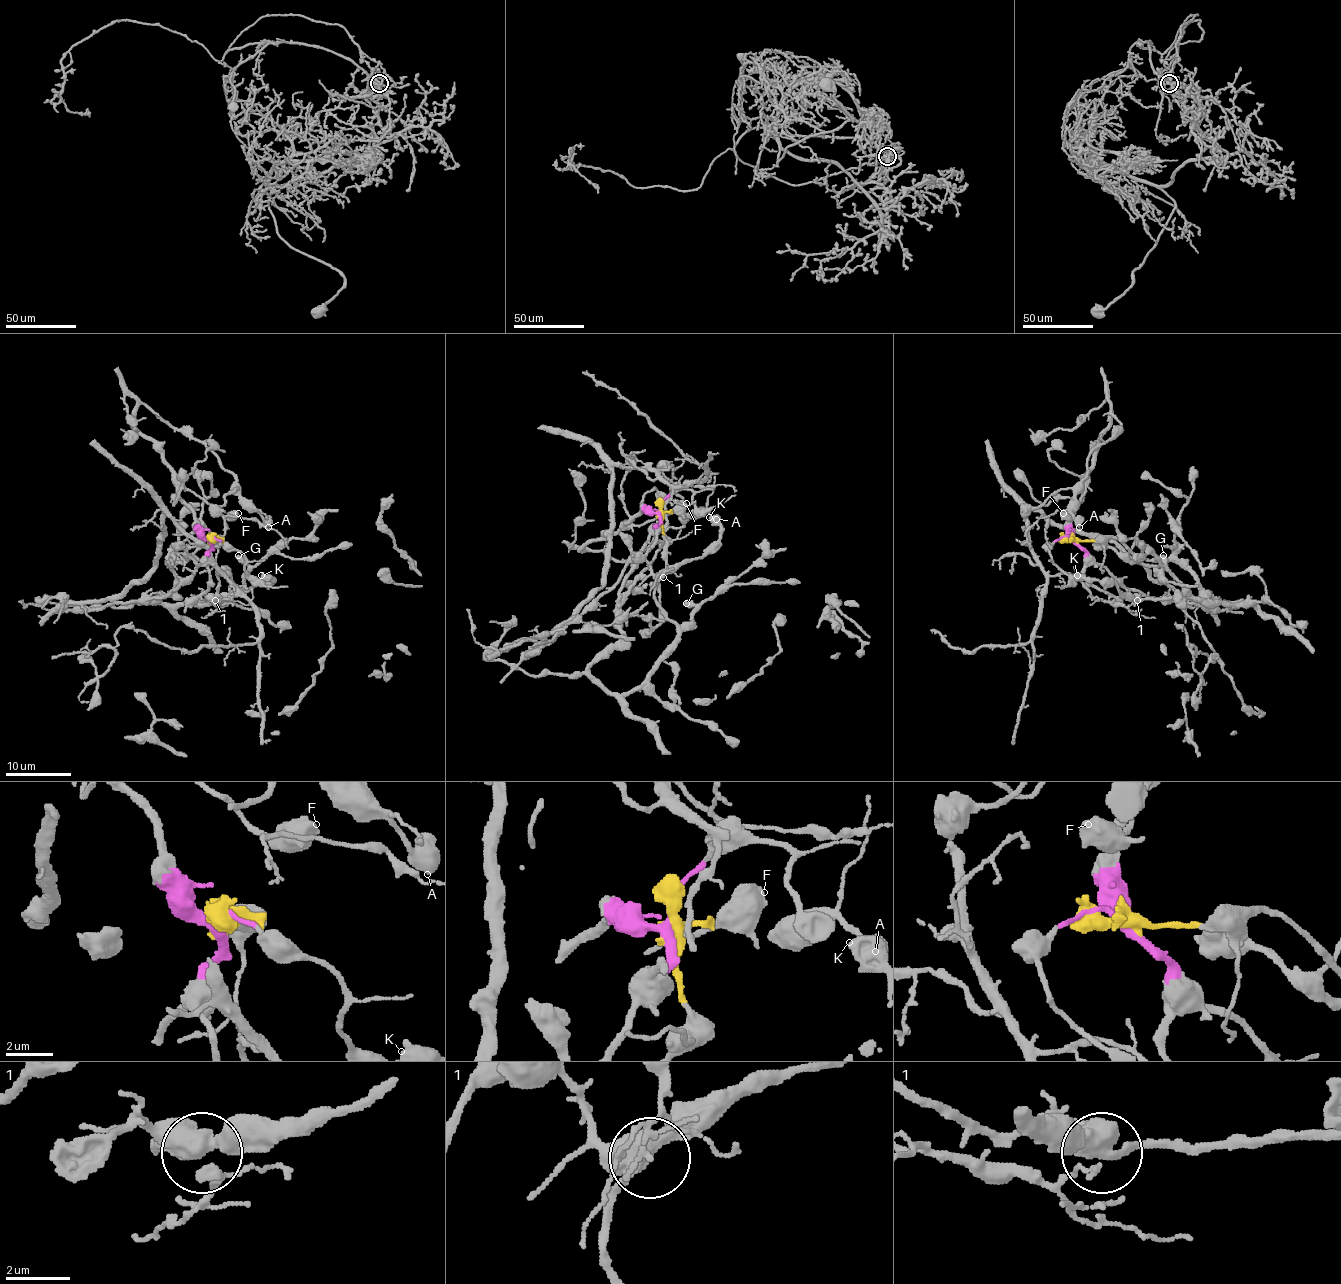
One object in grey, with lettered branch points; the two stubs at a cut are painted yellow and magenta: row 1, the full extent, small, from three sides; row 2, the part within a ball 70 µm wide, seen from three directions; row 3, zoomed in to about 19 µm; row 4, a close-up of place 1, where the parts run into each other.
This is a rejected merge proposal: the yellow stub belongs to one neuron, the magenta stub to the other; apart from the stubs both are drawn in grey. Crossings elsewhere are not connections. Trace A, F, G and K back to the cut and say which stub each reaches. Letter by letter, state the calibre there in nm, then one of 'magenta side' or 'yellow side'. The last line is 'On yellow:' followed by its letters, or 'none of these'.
A: 650 nm thick; magenta side
F: 700 nm thick; magenta side
G: 550 nm thick; yellow side
K: 650 nm thick; yellow side
On yellow: G, K

